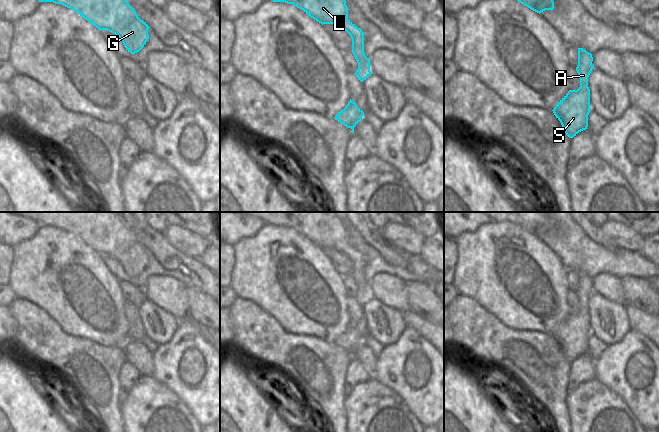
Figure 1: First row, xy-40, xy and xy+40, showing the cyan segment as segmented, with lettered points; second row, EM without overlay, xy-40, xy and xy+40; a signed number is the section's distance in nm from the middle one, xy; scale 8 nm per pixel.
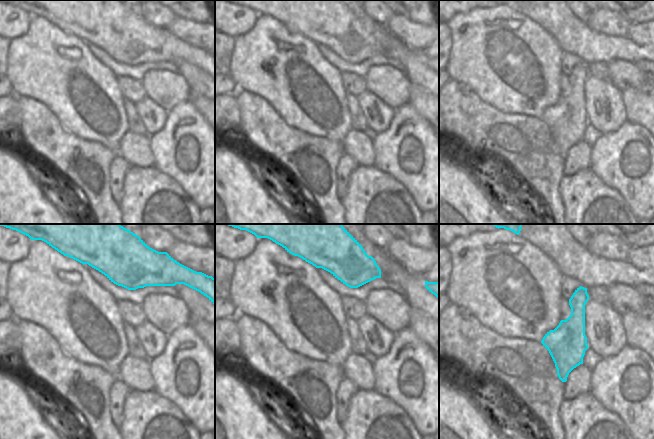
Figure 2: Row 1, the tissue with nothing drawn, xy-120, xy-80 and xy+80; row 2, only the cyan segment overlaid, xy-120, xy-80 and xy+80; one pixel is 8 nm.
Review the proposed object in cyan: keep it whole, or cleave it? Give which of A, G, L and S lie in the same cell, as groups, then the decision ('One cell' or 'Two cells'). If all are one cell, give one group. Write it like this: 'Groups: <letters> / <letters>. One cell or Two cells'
Groups: A G L S. One cell.

